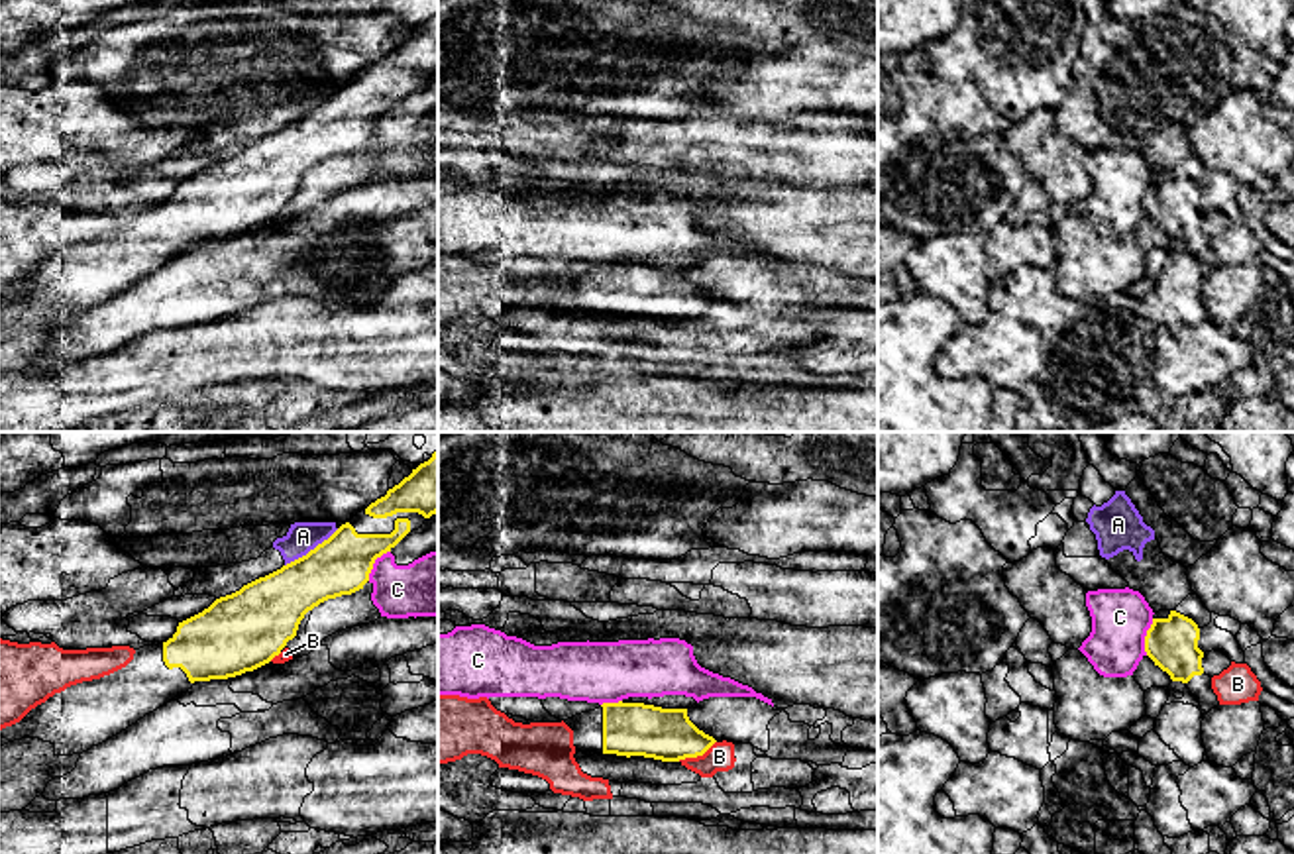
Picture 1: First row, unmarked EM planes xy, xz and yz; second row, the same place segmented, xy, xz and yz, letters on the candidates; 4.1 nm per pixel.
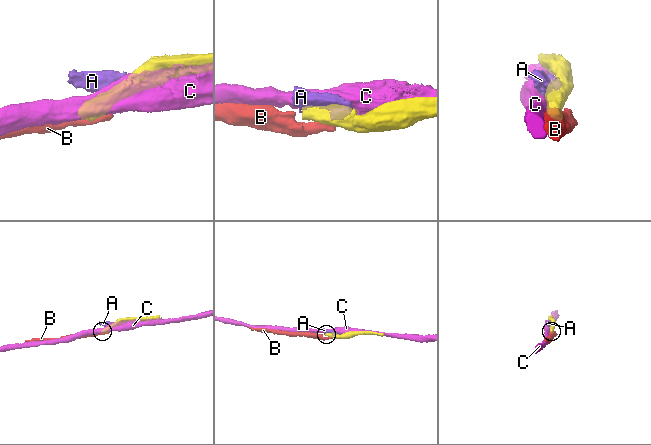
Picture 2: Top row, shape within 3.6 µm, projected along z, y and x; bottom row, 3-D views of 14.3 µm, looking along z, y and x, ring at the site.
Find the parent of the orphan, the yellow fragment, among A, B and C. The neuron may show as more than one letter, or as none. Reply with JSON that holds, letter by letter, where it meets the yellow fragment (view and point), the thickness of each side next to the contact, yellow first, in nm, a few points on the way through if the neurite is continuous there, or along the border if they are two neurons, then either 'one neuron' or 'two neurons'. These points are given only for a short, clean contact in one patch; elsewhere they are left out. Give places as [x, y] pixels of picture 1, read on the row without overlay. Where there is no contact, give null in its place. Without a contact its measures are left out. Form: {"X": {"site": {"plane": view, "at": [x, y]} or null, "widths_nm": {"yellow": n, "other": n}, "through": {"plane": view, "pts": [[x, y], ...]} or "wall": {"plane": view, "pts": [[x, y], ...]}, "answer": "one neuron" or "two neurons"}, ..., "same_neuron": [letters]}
{"A": {"site": {"plane": "xy", "at": [311, 110]}, "widths_nm": {"yellow": 240, "other": 130}, "wall": {"plane": "xy", "pts": [[338, 89], [285, 126]]}, "answer": "two neurons"}, "B": {"site": {"plane": "xz", "at": [696, 317]}, "widths_nm": {"yellow": 220, "other": 110}, "wall": {"plane": "xz", "pts": [[715, 301], [701, 315], [678, 320]]}, "answer": "two neurons"}, "C": {"site": {"plane": "yz", "at": [1145, 197]}, "widths_nm": {"yellow": 220, "other": 240}, "answer": "two neurons"}, "same_neuron": []}

